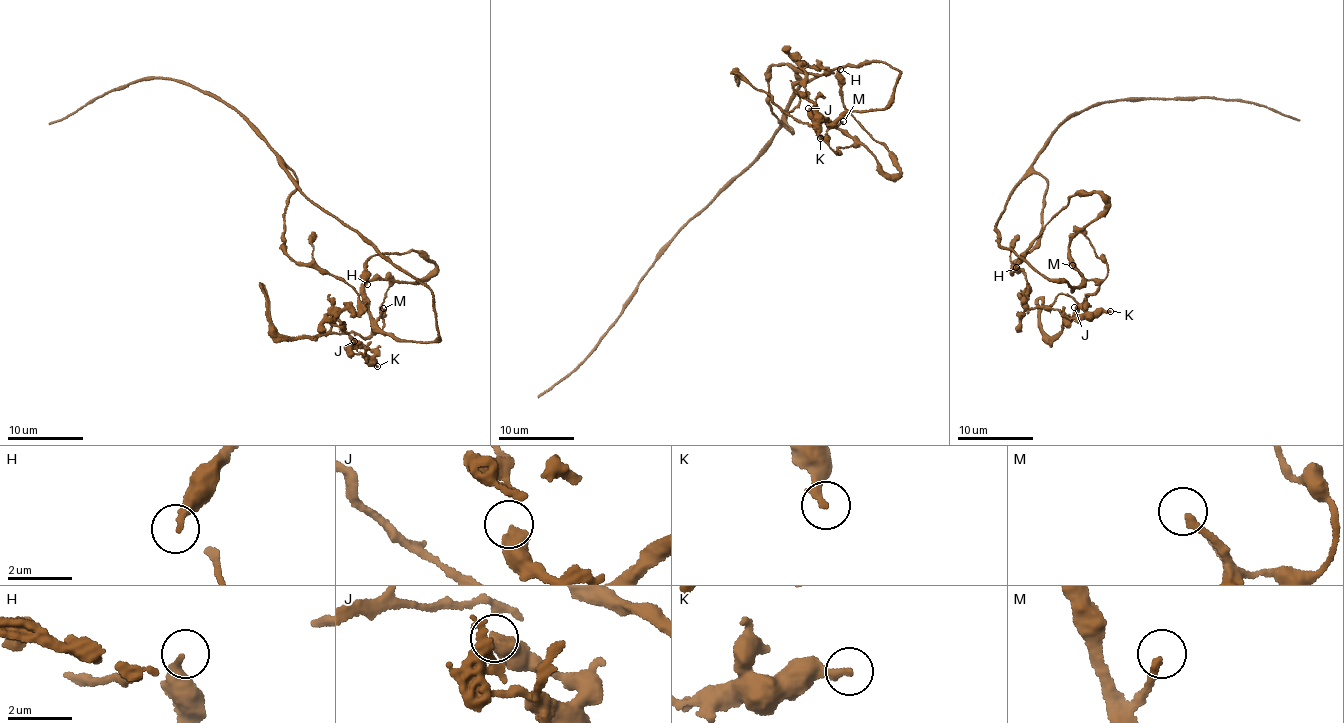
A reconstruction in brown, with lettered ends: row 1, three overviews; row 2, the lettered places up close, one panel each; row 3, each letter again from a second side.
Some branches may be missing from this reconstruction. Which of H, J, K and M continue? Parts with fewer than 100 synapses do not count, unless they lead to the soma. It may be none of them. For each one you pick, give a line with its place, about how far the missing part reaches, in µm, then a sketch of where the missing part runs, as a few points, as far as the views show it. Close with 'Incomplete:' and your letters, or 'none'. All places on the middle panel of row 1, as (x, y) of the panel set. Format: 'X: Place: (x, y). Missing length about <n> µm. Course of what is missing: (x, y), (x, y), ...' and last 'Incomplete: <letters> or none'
Incomplete: none

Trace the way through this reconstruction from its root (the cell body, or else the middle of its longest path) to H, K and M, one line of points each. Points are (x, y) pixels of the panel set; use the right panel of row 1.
H: (998, 224), (997, 244), (1073, 293), (1072, 236), (1104, 200), (1072, 197), (1016, 267)
K: (998, 224), (997, 244), (1045, 276), (1073, 293), (1088, 279), (1098, 288), (1047, 307), (1110, 311)
M: (998, 224), (993, 229), (997, 244), (1051, 280), (1067, 282), (1073, 293), (1083, 276), (1072, 265)

